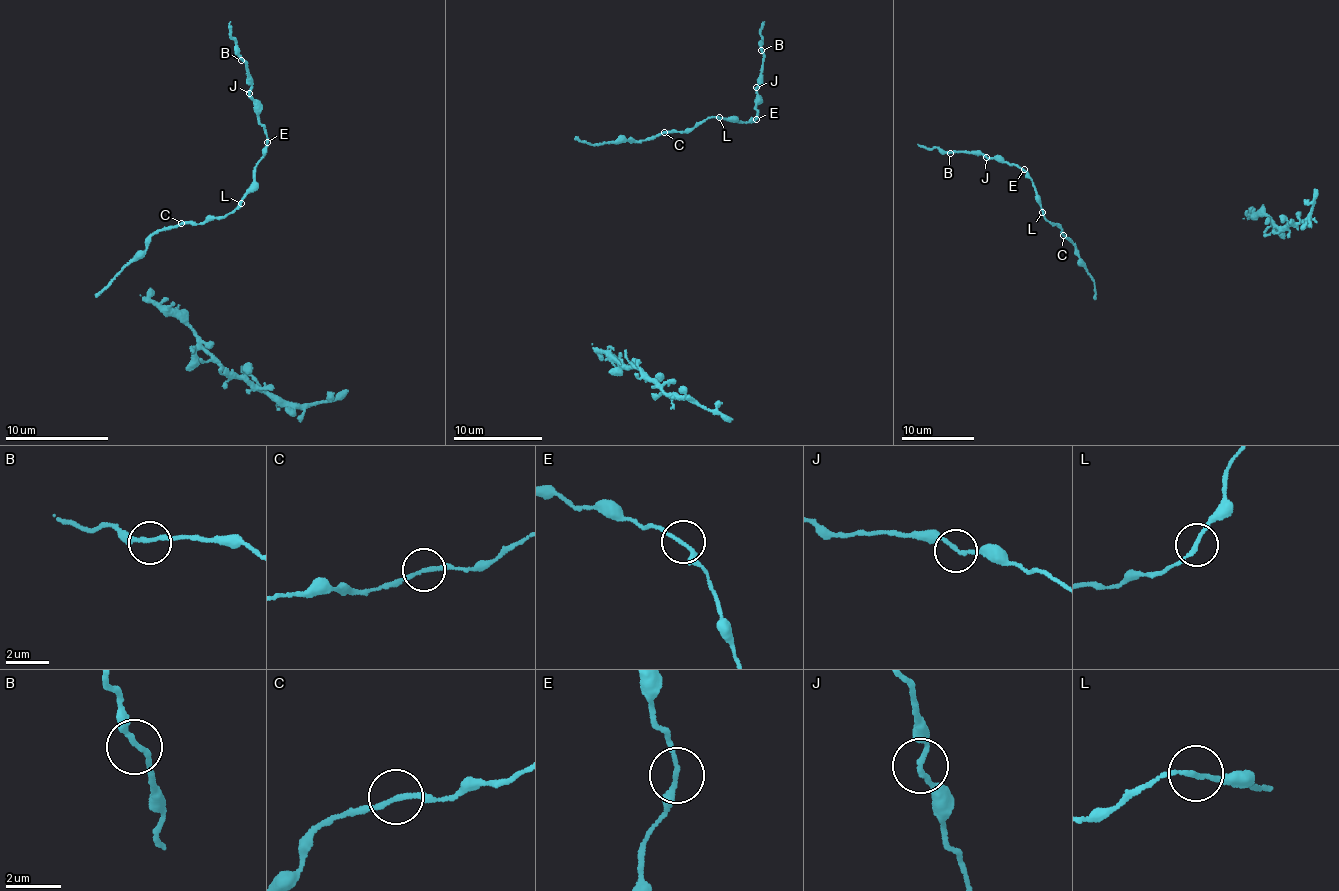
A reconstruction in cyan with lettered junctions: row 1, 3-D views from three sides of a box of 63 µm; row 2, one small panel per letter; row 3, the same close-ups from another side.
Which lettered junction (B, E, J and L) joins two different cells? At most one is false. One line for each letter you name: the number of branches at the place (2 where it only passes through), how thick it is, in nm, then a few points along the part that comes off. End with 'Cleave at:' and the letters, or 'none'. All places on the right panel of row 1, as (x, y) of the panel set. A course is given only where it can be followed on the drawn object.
Cleave at: none

